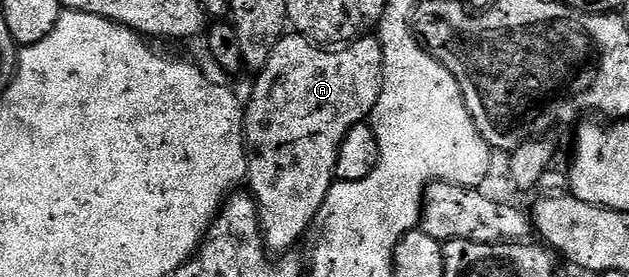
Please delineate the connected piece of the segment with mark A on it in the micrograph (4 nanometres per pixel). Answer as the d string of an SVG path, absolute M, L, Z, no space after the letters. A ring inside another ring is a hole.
M285 35L276 44L274 51L270 55L270 59L266 63L266 67L259 70L257 77L260 78L257 79L256 86L252 89L252 98L246 101L244 111L244 139L248 150L248 176L246 178L246 185L252 196L256 199L256 208L260 210L260 233L264 237L265 247L273 254L282 255L295 250L292 248L299 243L300 236L307 229L309 232L313 228L318 211L322 207L322 203L326 199L326 195L330 191L330 187L336 176L339 149L342 147L347 133L360 122L367 122L372 116L372 109L378 103L378 95L384 82L384 56L382 55L380 38L376 35L365 35L343 47L331 49L321 47L309 41L306 37Z

